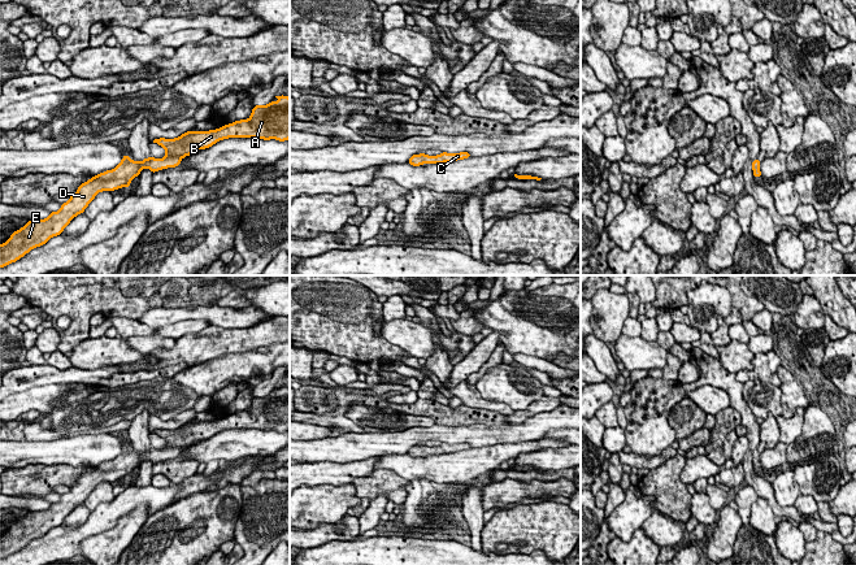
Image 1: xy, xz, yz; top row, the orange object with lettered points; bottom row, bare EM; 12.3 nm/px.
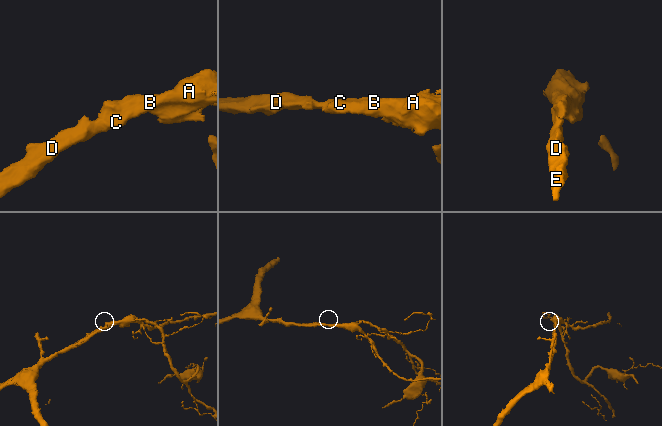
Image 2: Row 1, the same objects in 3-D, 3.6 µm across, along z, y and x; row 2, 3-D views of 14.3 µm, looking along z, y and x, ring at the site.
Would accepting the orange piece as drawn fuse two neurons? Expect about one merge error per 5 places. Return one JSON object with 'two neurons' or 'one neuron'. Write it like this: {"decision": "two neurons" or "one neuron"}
{"decision": "one neuron"}

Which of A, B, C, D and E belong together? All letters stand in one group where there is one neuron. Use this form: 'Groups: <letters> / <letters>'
Groups: A B C D E

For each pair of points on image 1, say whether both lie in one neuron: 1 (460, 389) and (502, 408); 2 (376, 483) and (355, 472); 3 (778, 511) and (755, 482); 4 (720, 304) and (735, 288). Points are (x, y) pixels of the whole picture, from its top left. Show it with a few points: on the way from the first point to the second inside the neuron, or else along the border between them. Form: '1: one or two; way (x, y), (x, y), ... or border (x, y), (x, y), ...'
1: one; way (470, 396), (482, 404), (491, 405)
2: two; border (374, 469), (369, 474), (356, 477), (350, 483)
3: one; way (773, 504), (761, 489)
4: two; border (726, 288), (731, 296), (733, 305)

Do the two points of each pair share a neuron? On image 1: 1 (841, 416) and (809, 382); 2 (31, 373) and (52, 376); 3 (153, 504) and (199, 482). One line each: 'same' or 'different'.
1: same
2: same
3: different

